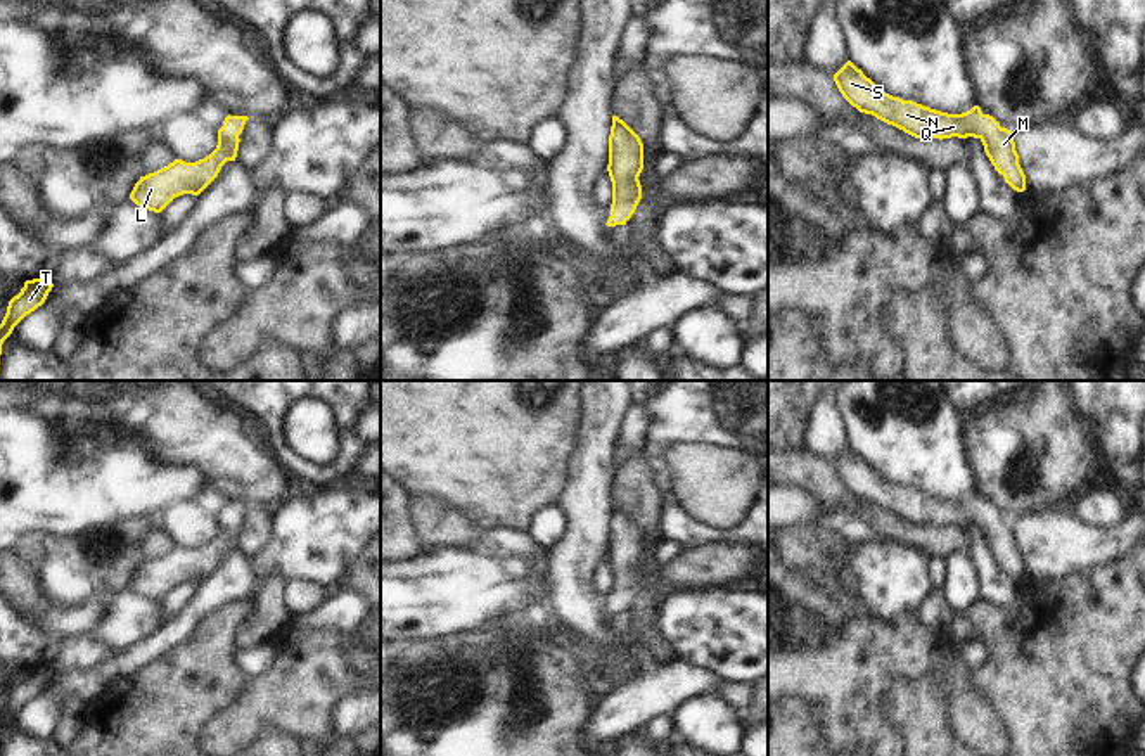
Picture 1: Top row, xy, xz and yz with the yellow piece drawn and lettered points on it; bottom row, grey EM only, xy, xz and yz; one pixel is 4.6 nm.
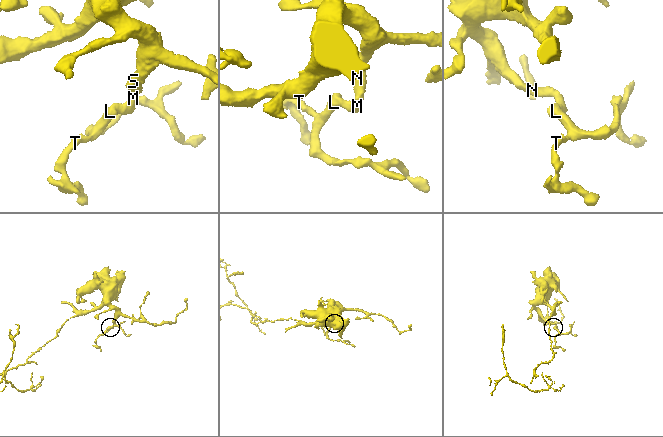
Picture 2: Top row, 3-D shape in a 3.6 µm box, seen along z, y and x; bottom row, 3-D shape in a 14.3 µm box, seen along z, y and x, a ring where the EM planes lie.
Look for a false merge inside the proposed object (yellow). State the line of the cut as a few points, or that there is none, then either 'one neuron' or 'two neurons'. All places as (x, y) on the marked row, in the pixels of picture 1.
cut none; one neuron

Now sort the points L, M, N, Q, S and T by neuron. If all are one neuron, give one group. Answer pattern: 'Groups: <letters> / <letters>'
Groups: L M N Q S T

